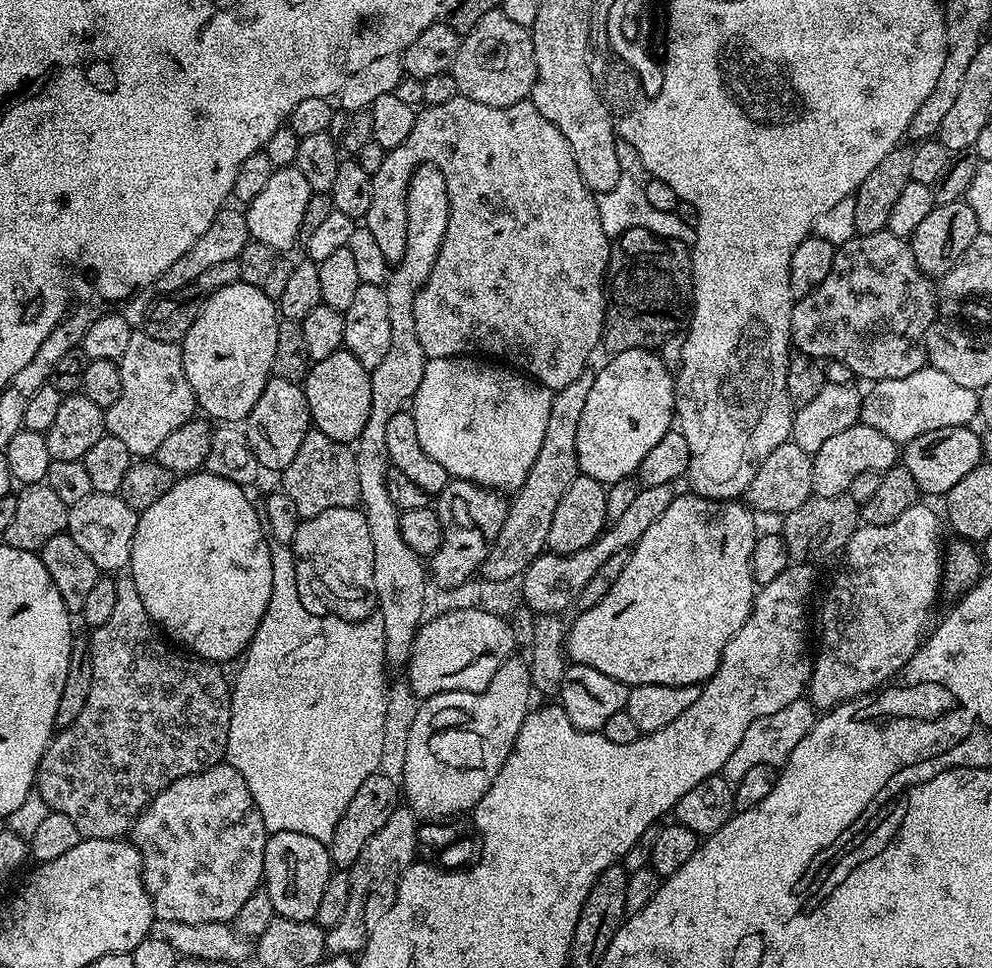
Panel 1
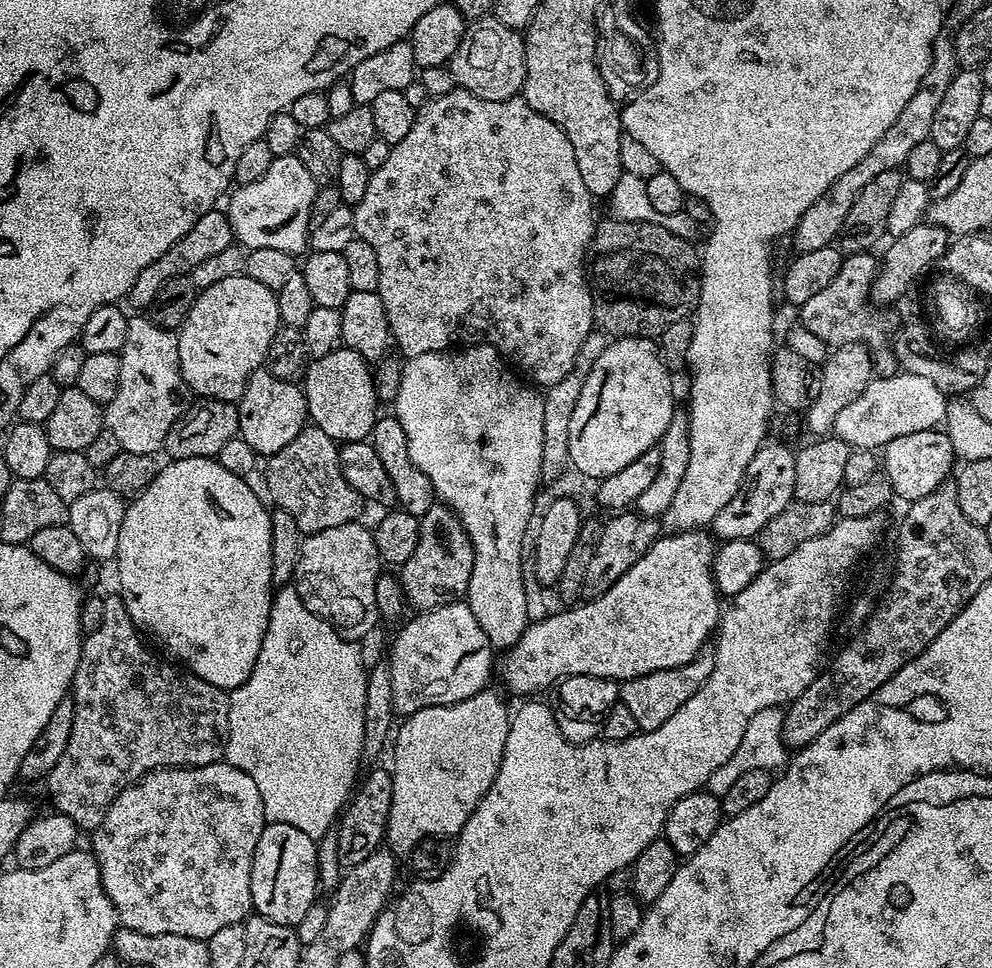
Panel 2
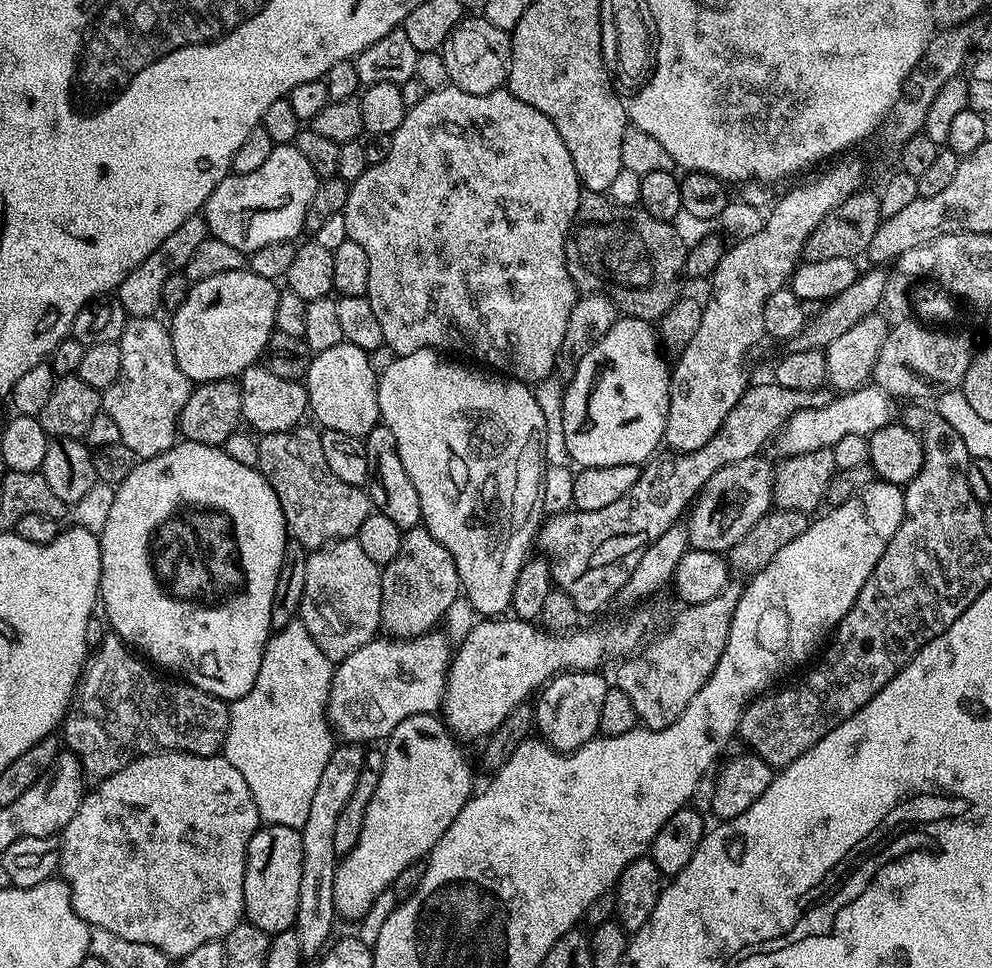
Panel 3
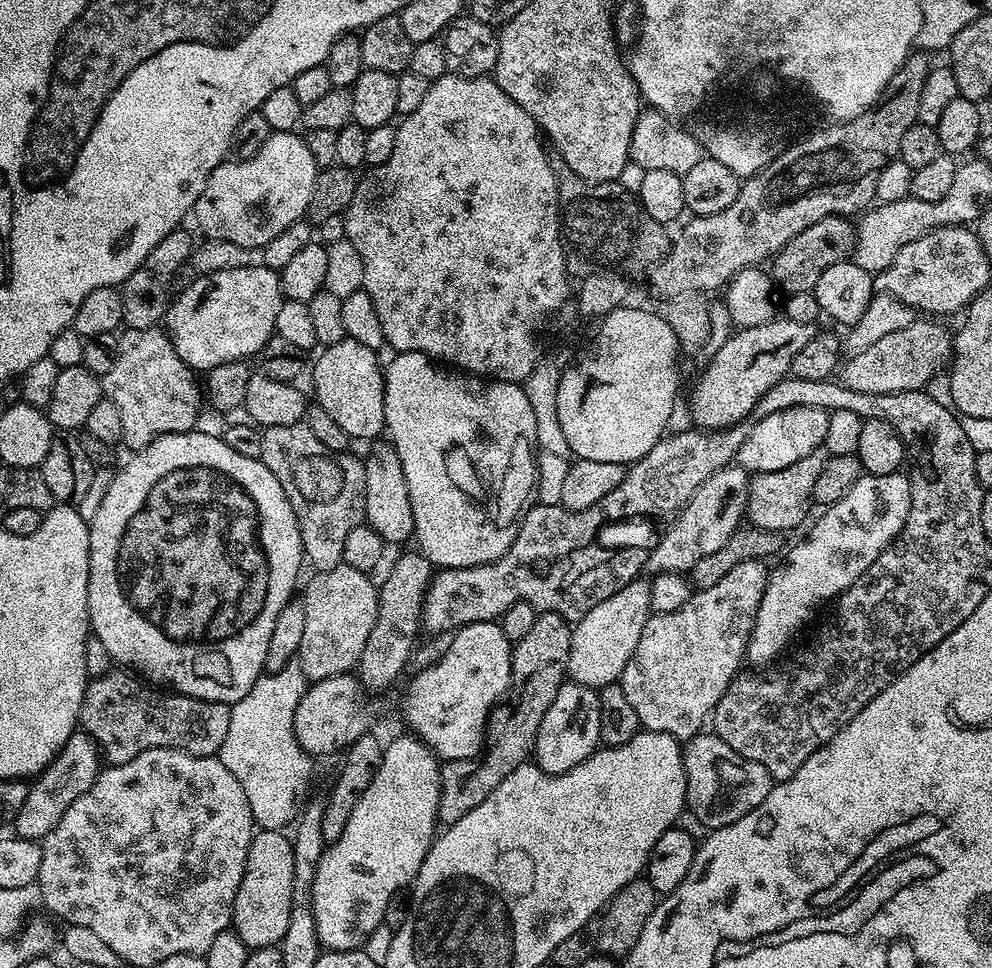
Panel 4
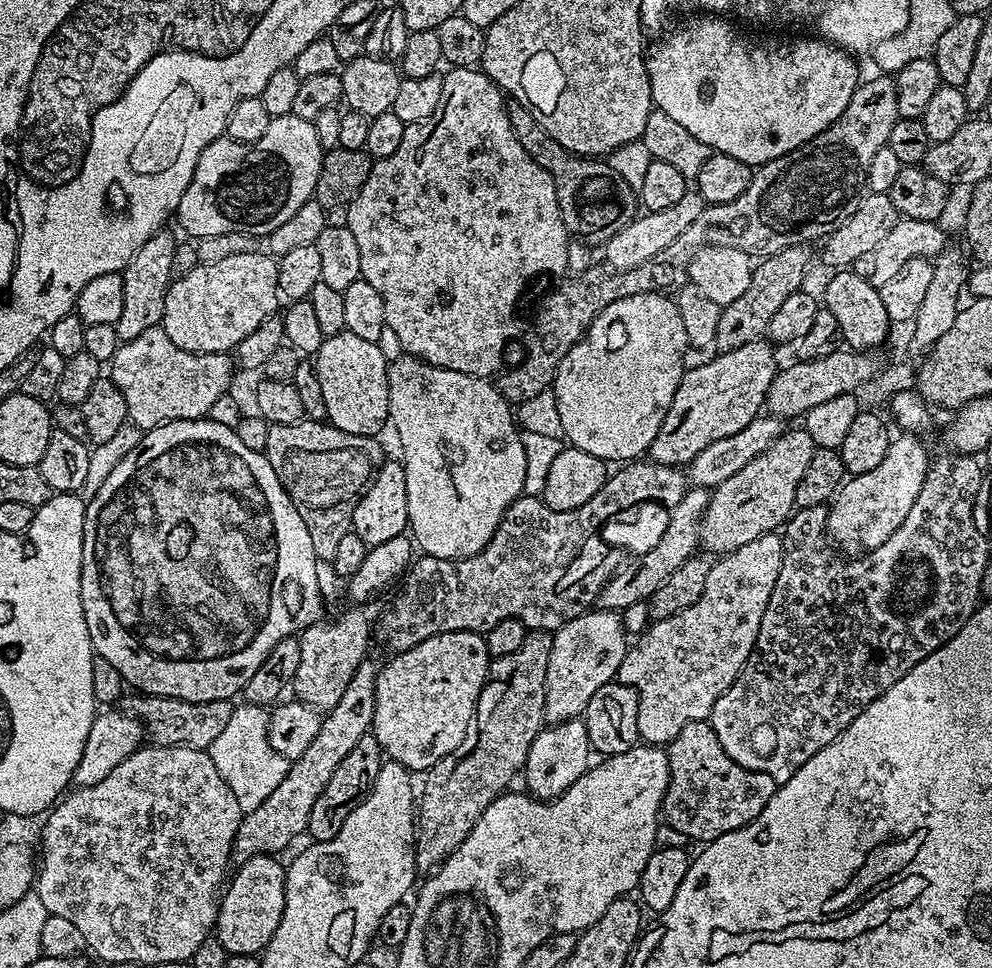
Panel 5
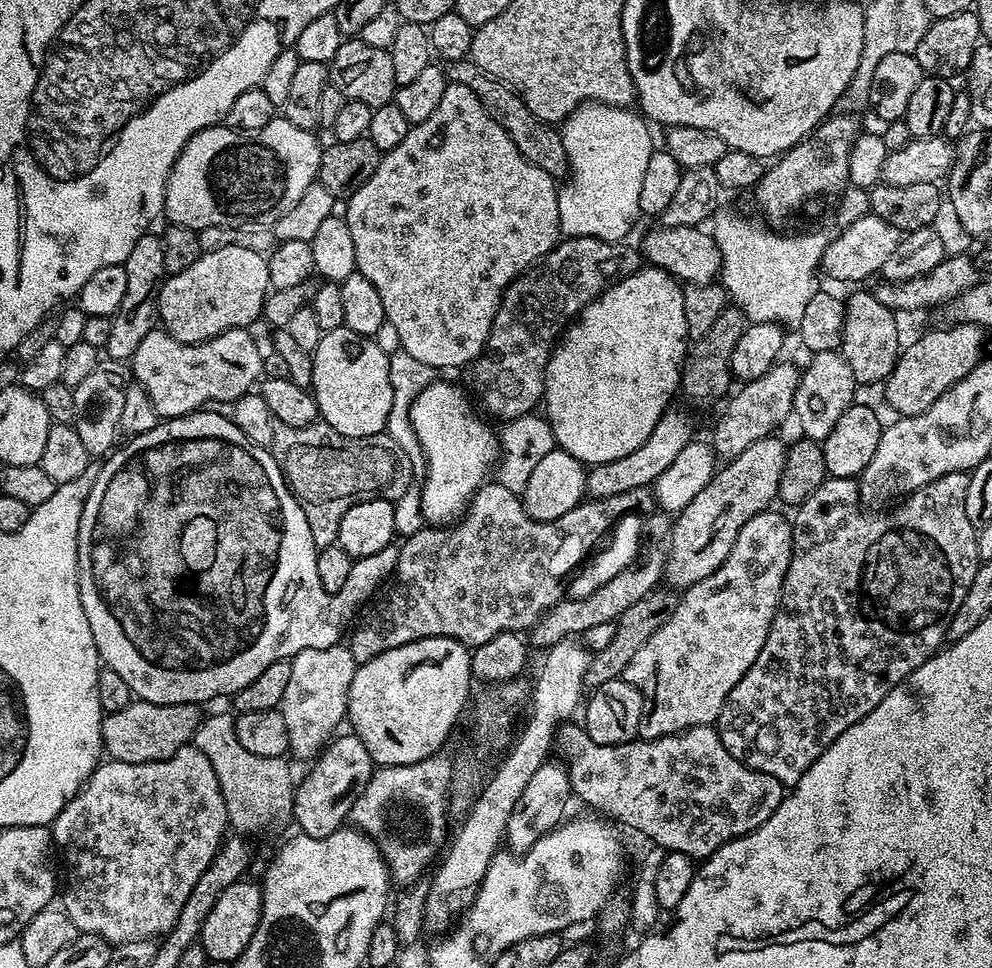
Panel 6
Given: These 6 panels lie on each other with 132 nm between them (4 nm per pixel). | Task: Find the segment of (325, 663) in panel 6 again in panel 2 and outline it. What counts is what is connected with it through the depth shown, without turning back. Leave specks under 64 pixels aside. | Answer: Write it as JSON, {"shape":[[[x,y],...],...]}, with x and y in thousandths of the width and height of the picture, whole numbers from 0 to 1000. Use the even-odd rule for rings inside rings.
{"shape":[[[360,539],[333,543],[333,548],[307,553],[302,559],[300,585],[296,596],[300,618],[304,618],[308,627],[319,636],[338,647],[342,657],[356,663],[366,662],[366,657],[385,640],[379,617],[381,597],[385,594],[385,580],[381,572],[381,564],[375,555],[375,545],[371,543],[366,545],[365,542],[366,540]]]}

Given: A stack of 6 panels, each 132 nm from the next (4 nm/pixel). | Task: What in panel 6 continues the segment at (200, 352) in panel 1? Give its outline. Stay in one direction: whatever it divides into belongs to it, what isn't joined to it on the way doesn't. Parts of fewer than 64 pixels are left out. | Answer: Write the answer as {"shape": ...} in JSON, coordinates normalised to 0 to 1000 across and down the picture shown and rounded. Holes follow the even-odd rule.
{"shape":[[[224,254],[224,258],[203,260],[198,271],[182,282],[170,284],[161,294],[160,334],[179,353],[199,355],[216,349],[233,339],[250,339],[263,330],[266,311],[270,308],[270,271],[265,260],[248,258],[248,254]]]}

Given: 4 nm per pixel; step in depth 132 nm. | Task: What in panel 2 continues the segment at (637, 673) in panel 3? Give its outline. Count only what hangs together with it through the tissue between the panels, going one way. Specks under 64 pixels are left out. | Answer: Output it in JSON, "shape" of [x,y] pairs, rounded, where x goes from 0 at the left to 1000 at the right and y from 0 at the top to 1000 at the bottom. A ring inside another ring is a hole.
{"shape":[[[711,667],[701,680],[688,688],[679,688],[675,692],[659,692],[659,696],[647,696],[638,702],[630,702],[625,707],[624,726],[631,728],[636,733],[638,741],[643,746],[645,756],[658,756],[667,750],[667,746],[675,746],[704,713],[716,700],[716,692],[720,692],[721,673]]]}

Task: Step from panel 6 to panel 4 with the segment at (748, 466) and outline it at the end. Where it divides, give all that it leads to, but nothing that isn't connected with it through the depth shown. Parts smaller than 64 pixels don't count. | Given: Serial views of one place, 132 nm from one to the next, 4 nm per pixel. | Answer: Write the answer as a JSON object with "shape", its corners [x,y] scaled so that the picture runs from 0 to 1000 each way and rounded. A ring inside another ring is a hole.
{"shape":[[[823,463],[821,469],[813,469],[813,473],[808,473],[808,477],[800,477],[800,481],[792,481],[779,488],[761,489],[754,498],[753,540],[760,545],[787,552],[793,552],[797,545],[804,544],[815,533],[815,521],[820,520],[821,497],[829,481],[833,481],[835,472],[832,463]]]}

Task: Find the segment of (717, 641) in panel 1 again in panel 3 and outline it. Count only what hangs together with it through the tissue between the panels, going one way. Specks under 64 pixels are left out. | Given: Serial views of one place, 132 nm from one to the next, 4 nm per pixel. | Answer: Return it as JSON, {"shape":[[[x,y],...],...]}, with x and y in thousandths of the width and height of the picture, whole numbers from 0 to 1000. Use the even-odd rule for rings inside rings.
{"shape":[[[645,632],[621,646],[585,647],[568,655],[553,653],[535,640],[488,638],[483,643],[459,670],[446,728],[448,747],[468,767],[495,760],[521,729],[533,722],[532,718],[543,716],[566,694],[600,694],[616,682],[625,684],[636,679],[650,664],[653,653],[653,640]]]}

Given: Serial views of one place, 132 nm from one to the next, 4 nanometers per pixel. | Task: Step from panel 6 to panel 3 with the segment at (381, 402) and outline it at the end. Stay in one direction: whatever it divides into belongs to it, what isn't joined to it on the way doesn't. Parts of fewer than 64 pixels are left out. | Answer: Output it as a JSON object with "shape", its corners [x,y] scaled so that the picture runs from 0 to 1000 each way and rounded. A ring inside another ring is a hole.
{"shape":[[[350,353],[316,367],[308,389],[310,419],[314,433],[319,433],[324,443],[345,444],[345,448],[367,452],[384,437],[379,402],[381,384],[371,372],[372,365]]]}

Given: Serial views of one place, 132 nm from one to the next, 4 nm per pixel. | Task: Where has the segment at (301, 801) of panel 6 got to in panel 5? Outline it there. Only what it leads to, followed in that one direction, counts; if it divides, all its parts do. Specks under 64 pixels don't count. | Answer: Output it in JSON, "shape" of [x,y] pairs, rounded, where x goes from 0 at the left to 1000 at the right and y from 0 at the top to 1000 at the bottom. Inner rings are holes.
{"shape":[[[372,758],[361,762],[357,775],[353,775],[353,779],[345,783],[341,795],[333,800],[333,808],[329,808],[329,816],[325,816],[321,829],[317,829],[317,837],[313,837],[309,863],[315,864],[316,869],[332,868],[341,862],[341,857],[345,857],[345,849],[349,849],[349,845],[357,841],[357,837],[371,823],[379,810],[381,795],[387,789],[388,784],[387,776],[383,773],[379,760]]]}

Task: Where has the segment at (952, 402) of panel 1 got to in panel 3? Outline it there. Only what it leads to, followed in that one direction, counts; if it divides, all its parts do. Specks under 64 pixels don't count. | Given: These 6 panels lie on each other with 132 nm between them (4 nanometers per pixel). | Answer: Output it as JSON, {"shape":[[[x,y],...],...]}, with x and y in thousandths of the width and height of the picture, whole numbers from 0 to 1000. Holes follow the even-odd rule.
{"shape":[[[862,401],[859,405],[844,408],[833,419],[825,419],[821,424],[806,424],[782,447],[780,463],[787,467],[787,472],[793,473],[804,469],[817,469],[817,465],[840,463],[855,448],[876,451],[881,444],[889,444],[889,440],[900,437],[899,417],[900,410],[893,408],[888,401]]]}

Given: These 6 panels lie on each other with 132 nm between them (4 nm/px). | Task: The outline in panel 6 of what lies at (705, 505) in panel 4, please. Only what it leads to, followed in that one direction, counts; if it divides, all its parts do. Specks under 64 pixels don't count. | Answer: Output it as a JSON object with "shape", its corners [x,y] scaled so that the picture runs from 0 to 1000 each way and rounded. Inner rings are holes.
{"shape":[[[660,528],[656,530],[648,538],[648,558],[644,574],[638,580],[633,587],[627,589],[625,593],[620,594],[618,598],[607,605],[605,610],[600,610],[593,618],[586,620],[577,620],[570,618],[555,628],[553,632],[548,633],[538,648],[534,650],[534,665],[537,670],[545,669],[551,671],[557,669],[564,661],[572,661],[581,659],[588,655],[591,651],[596,651],[598,647],[607,647],[607,643],[619,643],[627,634],[627,630],[631,630],[634,626],[639,626],[639,622],[647,622],[647,618],[651,618],[651,614],[660,612],[666,606],[667,596],[669,594],[669,583],[673,580],[673,558],[677,555],[677,538],[678,534],[674,530]]]}

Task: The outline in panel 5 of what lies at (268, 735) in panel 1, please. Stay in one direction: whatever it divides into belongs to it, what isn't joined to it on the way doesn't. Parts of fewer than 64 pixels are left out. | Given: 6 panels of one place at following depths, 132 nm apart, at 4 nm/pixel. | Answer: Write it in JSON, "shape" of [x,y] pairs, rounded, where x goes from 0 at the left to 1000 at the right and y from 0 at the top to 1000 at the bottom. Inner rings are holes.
{"shape":[[[242,725],[232,738],[232,747],[224,753],[224,758],[216,762],[216,767],[208,775],[216,791],[220,791],[220,800],[228,804],[232,816],[236,816],[236,824],[242,826],[243,840],[251,839],[256,833],[264,833],[272,820],[280,813],[280,808],[288,804],[291,786],[270,765],[269,730]]]}

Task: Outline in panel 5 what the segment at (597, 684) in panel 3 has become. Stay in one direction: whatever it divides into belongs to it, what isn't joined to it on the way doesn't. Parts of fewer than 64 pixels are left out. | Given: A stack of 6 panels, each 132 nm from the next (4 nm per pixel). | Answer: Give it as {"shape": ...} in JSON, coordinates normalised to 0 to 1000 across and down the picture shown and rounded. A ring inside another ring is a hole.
{"shape":[[[588,743],[552,748],[545,752],[530,779],[528,788],[526,807],[528,806],[527,813],[531,821],[539,822],[542,826],[563,825],[567,820],[571,820],[571,816],[575,816],[575,812],[579,812],[579,808],[583,808],[583,804],[587,804],[589,798],[593,796],[595,792],[593,781],[597,780],[597,771],[593,767]]]}

